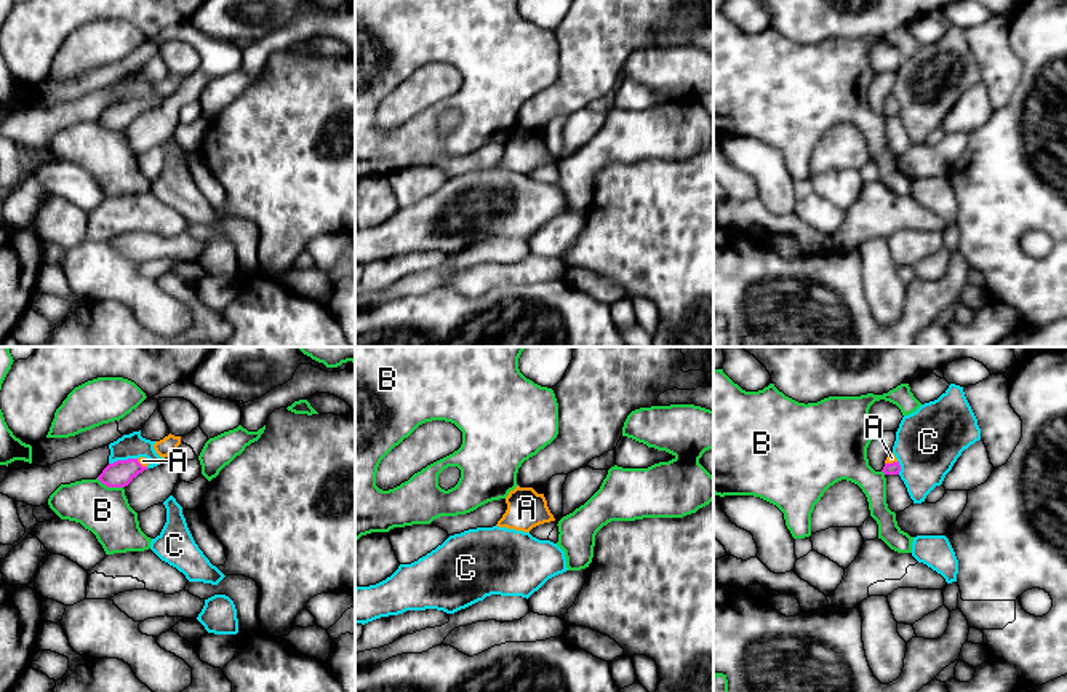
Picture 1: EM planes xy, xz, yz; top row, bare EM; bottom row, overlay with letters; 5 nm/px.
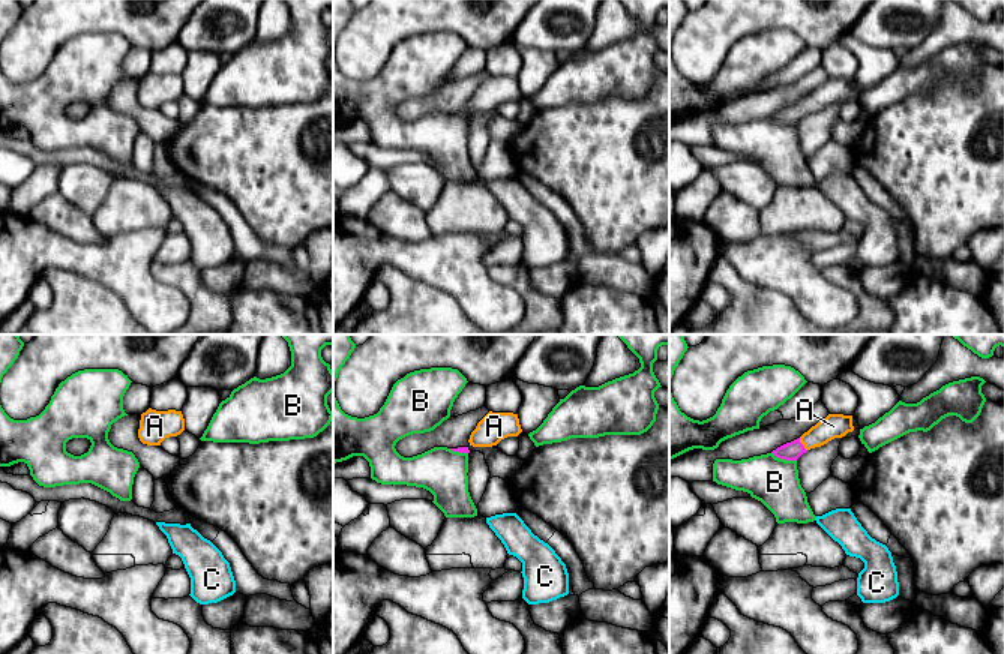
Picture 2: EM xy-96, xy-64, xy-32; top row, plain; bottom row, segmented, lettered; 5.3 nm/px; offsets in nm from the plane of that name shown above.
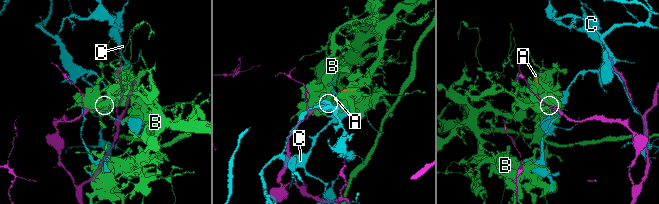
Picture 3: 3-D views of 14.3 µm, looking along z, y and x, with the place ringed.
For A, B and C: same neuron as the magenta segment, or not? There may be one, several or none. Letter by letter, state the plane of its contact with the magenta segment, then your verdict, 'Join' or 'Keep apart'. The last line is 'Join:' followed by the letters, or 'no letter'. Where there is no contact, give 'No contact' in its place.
A: Touches magenta in yz. Join
B: Touches magenta in xy. Keep apart
C: Touches magenta in xy. Keep apart
Join: A

